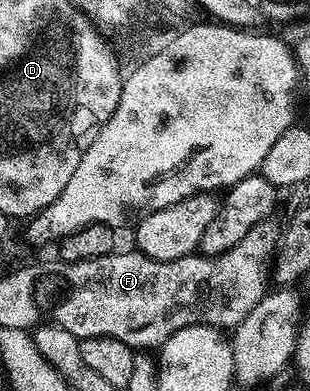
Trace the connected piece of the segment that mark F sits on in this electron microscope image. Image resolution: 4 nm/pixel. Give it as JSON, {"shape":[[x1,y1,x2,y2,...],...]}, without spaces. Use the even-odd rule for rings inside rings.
{"shape":[[267,221,244,233,244,237,223,255,185,255,176,261,149,259,137,249,115,250,113,254,75,263,54,261,46,267,46,291,54,304,50,307,49,318,58,326,68,329,80,339,88,337,116,337,124,345,135,349,161,348,166,338,185,327,205,325,219,329,233,329,256,309,256,305,267,292,266,279,268,263,265,261,275,252,280,231]]}

